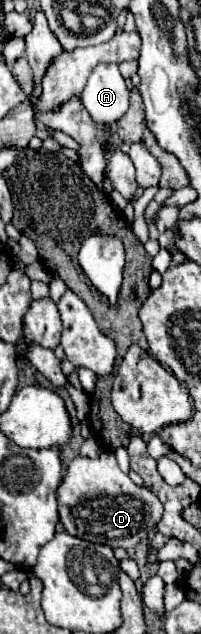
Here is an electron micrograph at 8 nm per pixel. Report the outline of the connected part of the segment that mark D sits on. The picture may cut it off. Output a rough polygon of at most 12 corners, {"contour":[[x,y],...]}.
{"contour":[[109,450],[59,484],[71,536],[133,548],[163,506]]}

